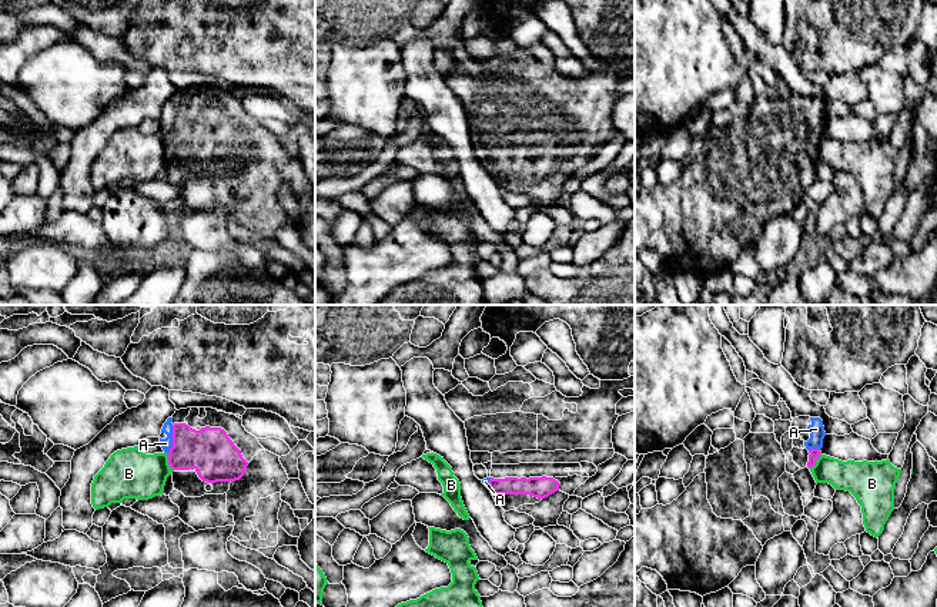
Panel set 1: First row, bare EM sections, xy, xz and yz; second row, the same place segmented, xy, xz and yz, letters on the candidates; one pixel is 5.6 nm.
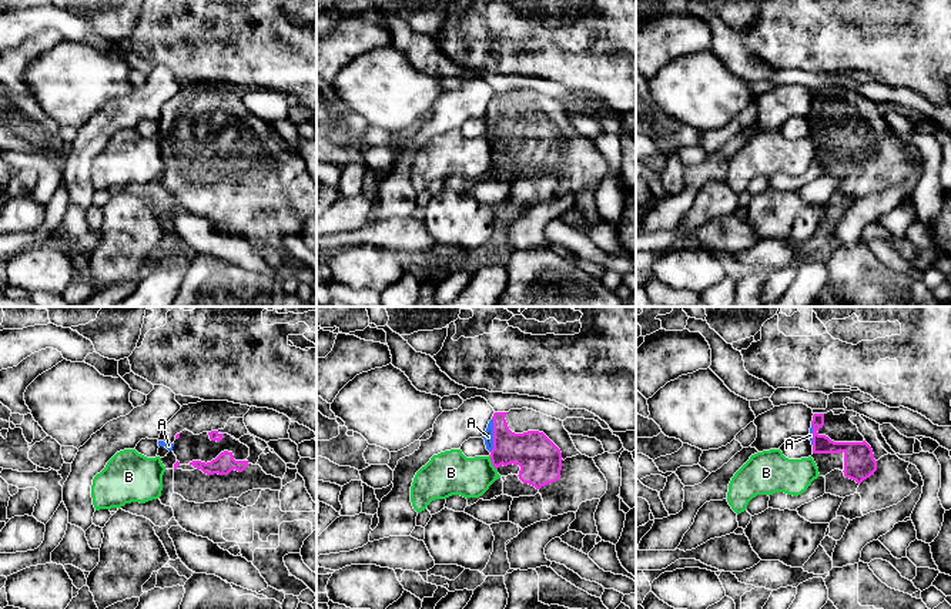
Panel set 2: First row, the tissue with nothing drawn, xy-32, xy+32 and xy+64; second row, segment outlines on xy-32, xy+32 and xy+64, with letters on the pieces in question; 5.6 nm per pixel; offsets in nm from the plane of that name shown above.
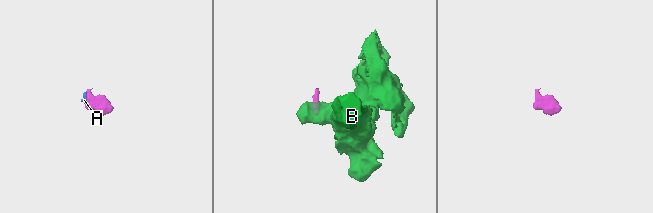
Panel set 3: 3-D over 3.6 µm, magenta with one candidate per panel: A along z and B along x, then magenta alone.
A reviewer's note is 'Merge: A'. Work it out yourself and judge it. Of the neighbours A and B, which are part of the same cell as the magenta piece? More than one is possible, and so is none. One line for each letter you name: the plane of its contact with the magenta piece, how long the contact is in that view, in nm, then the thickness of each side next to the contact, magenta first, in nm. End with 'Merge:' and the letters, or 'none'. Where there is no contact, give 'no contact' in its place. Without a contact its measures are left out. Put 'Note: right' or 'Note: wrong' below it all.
A: meets magenta in xy; contact 170 nm long; 260 nm thick on the magenta side, 60 nm on the other
Merge: A
Note: right

